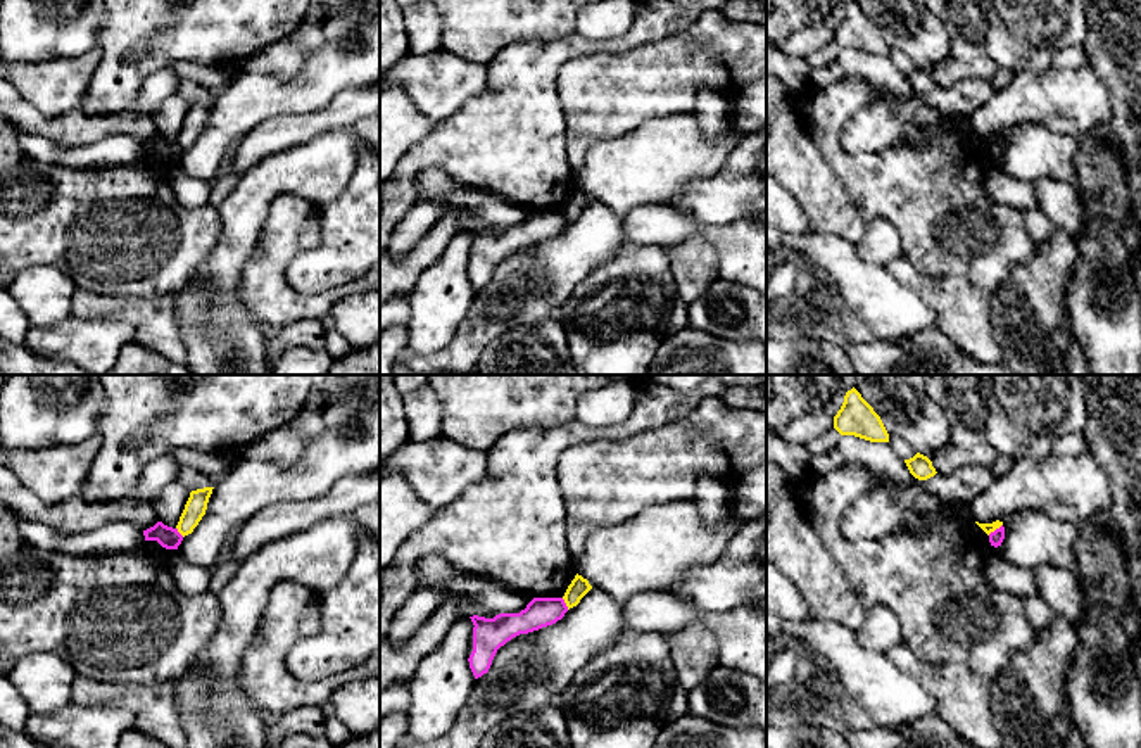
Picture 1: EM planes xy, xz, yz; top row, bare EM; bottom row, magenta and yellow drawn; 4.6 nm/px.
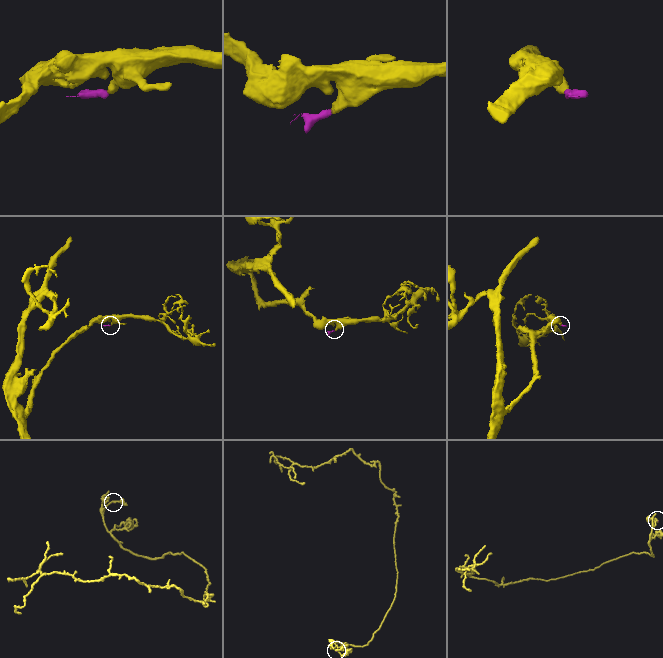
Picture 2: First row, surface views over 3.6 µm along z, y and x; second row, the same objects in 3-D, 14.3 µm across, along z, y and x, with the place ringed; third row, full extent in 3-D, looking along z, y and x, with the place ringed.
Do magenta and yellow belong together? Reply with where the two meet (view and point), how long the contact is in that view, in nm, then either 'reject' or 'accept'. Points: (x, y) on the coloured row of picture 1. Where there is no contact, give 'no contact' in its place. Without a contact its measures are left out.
yz (996, 529) | 90 nm | reject

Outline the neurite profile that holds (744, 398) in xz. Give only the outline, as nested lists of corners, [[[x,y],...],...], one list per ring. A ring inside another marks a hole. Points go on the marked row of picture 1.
[[[728,387],[722,399],[730,408],[751,409],[766,415],[765,387]]]

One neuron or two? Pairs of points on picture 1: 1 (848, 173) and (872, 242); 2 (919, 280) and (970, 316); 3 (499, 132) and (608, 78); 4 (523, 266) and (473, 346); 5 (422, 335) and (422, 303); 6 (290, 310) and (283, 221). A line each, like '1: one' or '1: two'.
1: two
2: one
3: two
4: one
5: one
6: one

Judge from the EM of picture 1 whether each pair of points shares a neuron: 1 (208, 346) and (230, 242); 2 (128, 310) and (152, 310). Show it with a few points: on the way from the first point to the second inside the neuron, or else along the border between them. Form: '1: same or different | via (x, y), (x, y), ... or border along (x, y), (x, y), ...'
1: same | via (208, 320), (208, 299), (223, 268)
2: same | via (133, 310), (147, 310)

